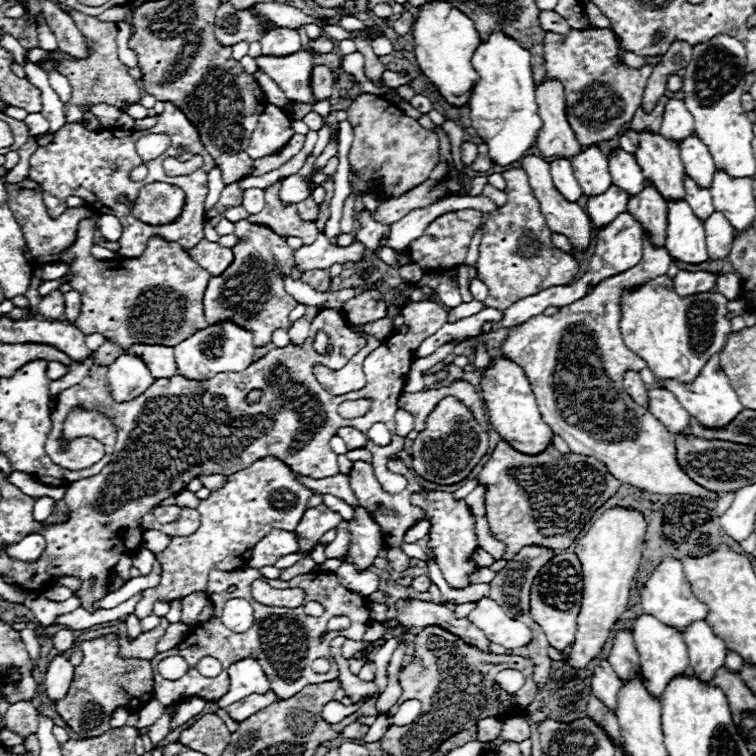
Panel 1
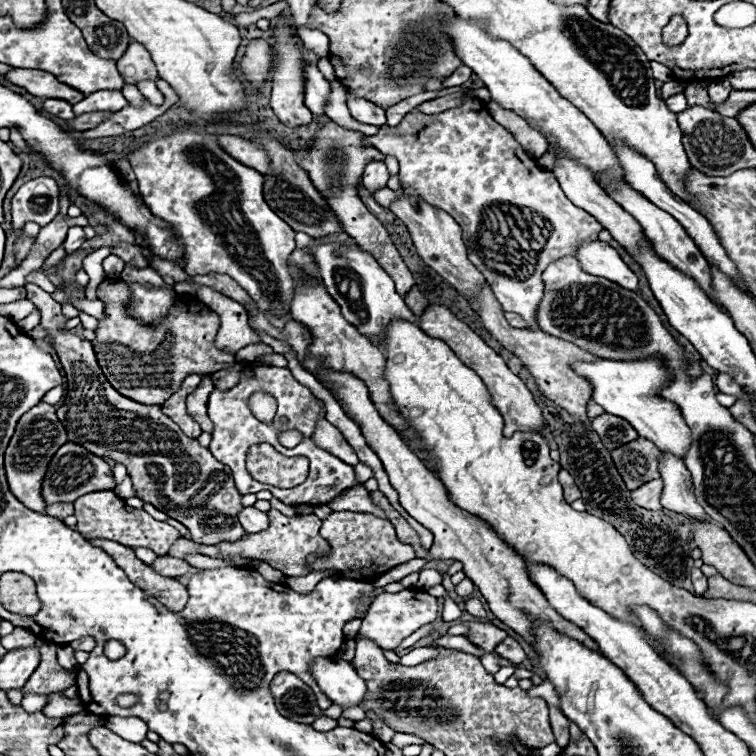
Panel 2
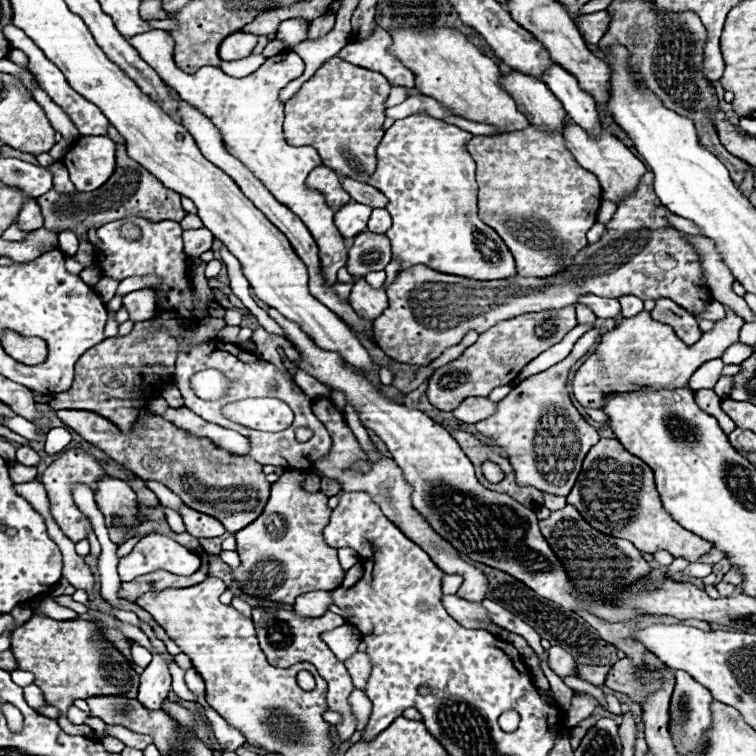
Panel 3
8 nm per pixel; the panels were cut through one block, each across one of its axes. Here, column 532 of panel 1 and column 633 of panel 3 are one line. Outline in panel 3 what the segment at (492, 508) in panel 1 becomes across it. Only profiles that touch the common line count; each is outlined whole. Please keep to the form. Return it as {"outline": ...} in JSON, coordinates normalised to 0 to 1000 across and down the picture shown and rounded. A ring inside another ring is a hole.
{"outline":[[[794,579],[791,587],[780,593],[772,606],[767,630],[751,653],[751,667],[762,669],[762,675],[794,704],[825,712],[841,720],[847,730],[865,733],[870,728],[884,728],[892,738],[905,735],[913,743],[921,743],[929,733],[934,733],[942,720],[902,698],[886,680],[876,675],[873,656],[865,643],[865,627],[860,616],[854,616],[847,606],[836,603],[815,579]]]}

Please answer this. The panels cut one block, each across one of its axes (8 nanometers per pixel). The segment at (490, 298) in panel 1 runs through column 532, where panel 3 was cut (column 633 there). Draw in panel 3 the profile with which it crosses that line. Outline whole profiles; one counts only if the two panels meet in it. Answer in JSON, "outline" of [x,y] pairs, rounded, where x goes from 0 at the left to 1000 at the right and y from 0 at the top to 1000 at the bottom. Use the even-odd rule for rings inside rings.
{"outline":[[[854,228],[839,257],[820,267],[812,288],[802,296],[802,312],[791,323],[772,328],[759,341],[759,349],[743,362],[728,368],[683,365],[672,370],[635,373],[571,360],[571,354],[561,352],[526,360],[511,384],[516,405],[495,423],[495,447],[500,458],[524,479],[563,484],[590,460],[606,455],[619,437],[640,439],[661,423],[683,421],[688,415],[757,405],[772,386],[804,394],[828,389],[847,392],[849,397],[889,394],[918,418],[926,418],[934,402],[939,402],[942,389],[934,381],[937,373],[923,333],[905,317],[905,310],[881,291],[886,280],[868,262],[862,243],[865,230]]]}

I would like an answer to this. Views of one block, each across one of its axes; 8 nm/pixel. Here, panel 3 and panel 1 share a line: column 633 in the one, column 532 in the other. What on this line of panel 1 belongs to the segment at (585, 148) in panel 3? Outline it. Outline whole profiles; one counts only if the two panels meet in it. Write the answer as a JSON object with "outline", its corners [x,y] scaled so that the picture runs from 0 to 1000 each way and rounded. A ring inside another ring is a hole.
{"outline":[[[696,204],[696,206],[688,212],[688,220],[690,220],[690,225],[698,230],[698,241],[701,241],[701,246],[704,246],[704,254],[706,254],[709,265],[714,267],[714,278],[717,278],[717,283],[722,286],[725,302],[728,302],[730,307],[738,307],[738,310],[751,312],[751,317],[757,320],[759,328],[775,331],[778,323],[780,323],[780,288],[778,288],[778,283],[772,280],[772,275],[770,275],[765,267],[754,267],[754,265],[749,265],[743,257],[738,257],[738,251],[735,251],[733,243],[730,243],[728,217],[725,217],[722,212],[717,212],[714,206]]]}

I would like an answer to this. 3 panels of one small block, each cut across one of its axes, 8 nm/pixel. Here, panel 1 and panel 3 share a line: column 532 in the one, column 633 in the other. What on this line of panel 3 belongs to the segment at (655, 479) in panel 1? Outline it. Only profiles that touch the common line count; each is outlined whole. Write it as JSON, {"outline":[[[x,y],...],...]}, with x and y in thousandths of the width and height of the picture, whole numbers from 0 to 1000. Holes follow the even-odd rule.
{"outline":[[[960,407],[960,421],[947,426],[939,439],[931,439],[929,447],[907,458],[884,429],[862,423],[860,413],[847,413],[847,418],[825,421],[815,434],[804,437],[794,444],[788,466],[767,484],[759,495],[757,513],[762,529],[772,540],[796,540],[799,529],[810,519],[841,519],[849,511],[865,513],[910,513],[913,497],[918,489],[934,476],[952,474],[963,455],[976,452],[976,439],[984,423],[974,418],[966,407]],[[815,497],[836,497],[836,500],[815,500]]]}

